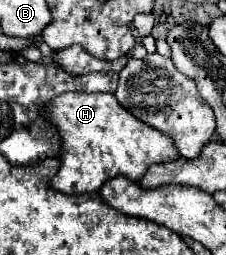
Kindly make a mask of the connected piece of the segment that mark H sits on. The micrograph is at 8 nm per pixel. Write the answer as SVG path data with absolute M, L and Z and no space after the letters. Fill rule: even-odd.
M67 92L45 106L43 116L57 126L63 140L61 168L51 182L51 186L63 194L79 196L85 192L99 192L101 186L115 176L139 182L151 164L179 158L171 138L129 114L119 106L113 94Z

